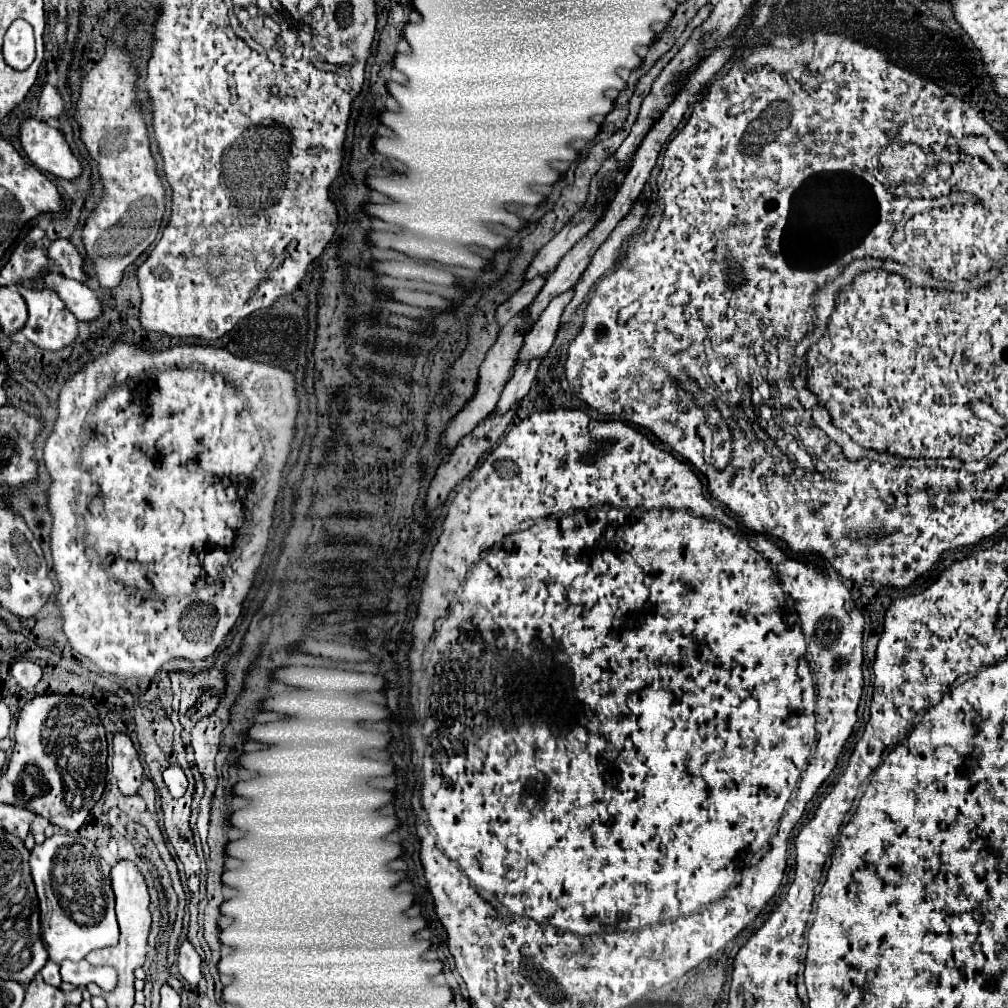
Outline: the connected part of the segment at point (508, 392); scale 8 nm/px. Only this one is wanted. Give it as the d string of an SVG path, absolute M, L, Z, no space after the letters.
M539 360L519 362L519 364L515 366L513 376L511 376L511 380L505 384L505 390L501 392L501 398L499 398L497 406L495 406L495 410L491 412L491 416L503 416L503 414L507 414L515 404L519 404L519 402L527 396L531 384L533 384L533 380L535 380L537 366L539 366Z

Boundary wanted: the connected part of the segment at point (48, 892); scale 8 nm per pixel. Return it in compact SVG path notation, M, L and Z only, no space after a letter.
M53 834L43 844L35 844L29 866L41 906L41 936L51 962L77 962L91 950L119 942L115 898L109 886L109 864L97 856L93 844L75 834Z

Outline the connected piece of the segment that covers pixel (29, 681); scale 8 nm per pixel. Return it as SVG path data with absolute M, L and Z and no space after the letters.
M17 660L11 664L11 676L21 688L33 690L35 684L41 680L41 666L31 660Z

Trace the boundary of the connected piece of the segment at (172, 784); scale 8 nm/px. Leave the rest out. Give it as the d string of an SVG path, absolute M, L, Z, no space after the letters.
M169 766L165 772L163 772L163 780L171 792L173 798L181 798L187 790L187 776L185 772L181 770L181 766Z

